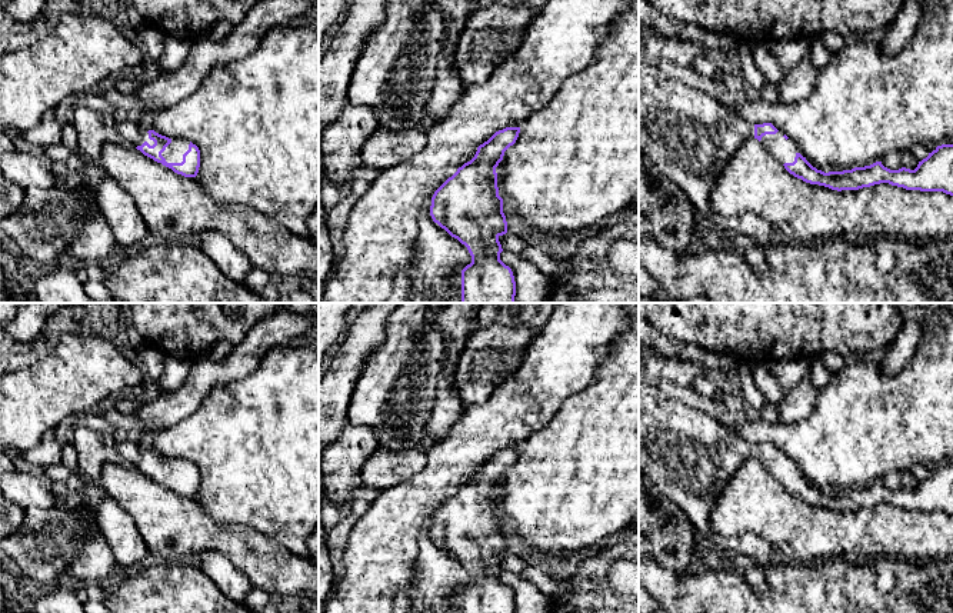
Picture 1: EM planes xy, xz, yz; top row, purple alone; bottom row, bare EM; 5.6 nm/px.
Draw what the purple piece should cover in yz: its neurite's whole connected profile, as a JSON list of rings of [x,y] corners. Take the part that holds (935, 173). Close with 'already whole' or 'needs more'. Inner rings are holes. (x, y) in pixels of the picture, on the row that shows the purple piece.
[[[639,57],[639,151],[652,159],[660,173],[676,183],[690,199],[694,210],[707,217],[724,234],[752,241],[762,247],[772,246],[773,227],[760,216],[746,211],[737,217],[713,213],[710,191],[737,149],[750,137],[757,139],[784,169],[797,179],[832,190],[859,190],[880,183],[906,190],[943,191],[953,196],[953,144],[937,146],[914,170],[890,170],[876,161],[870,166],[824,173],[813,167],[796,143],[772,123],[753,124],[739,117],[732,107],[722,104],[706,91],[694,90],[669,77],[657,66]]]; needs more

